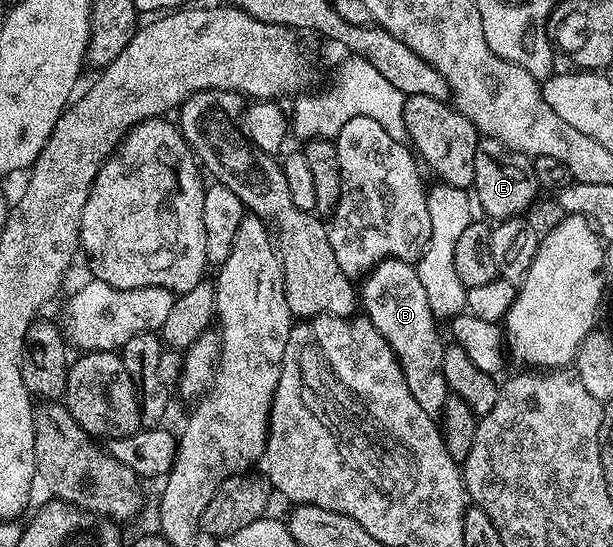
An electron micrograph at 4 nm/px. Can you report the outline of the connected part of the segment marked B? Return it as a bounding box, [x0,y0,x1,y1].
[359,257,451,418]

